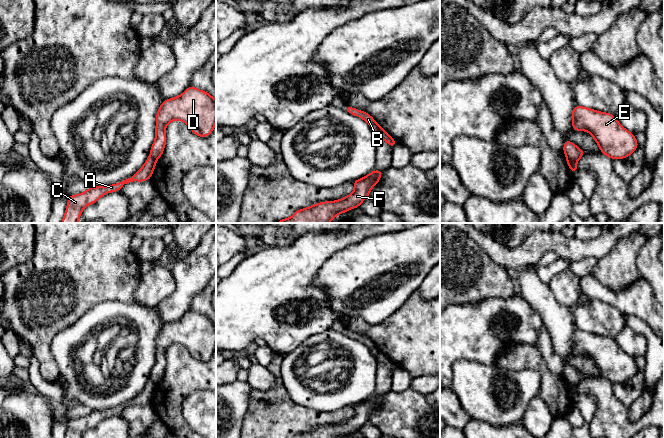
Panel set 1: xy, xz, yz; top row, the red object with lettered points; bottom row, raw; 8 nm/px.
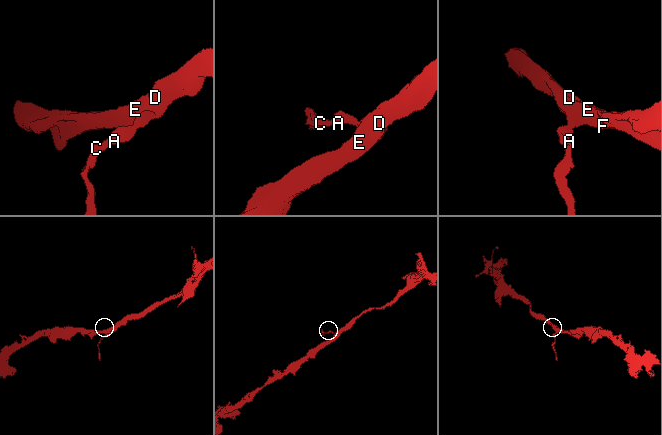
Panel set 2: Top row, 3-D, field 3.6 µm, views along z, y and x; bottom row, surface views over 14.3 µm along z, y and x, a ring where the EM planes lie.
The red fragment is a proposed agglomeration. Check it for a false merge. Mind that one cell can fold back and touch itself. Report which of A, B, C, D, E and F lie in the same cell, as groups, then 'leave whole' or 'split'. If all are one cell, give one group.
A B C / D E F; split

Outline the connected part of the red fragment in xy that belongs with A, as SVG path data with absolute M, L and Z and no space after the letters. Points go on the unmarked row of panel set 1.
M149 380L144 389L130 402L113 409L89 411L84 417L68 420L68 428L65 438L81 438L82 434L90 428L97 426L104 418L119 416L121 412L130 406L143 406L151 403L155 393L156 384Z

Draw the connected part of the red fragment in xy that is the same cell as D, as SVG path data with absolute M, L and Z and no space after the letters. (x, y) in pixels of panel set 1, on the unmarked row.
M189 310L181 319L164 324L156 338L155 365L150 375L155 384L163 378L167 365L165 353L174 344L186 347L199 361L209 360L215 353L216 323L203 314Z

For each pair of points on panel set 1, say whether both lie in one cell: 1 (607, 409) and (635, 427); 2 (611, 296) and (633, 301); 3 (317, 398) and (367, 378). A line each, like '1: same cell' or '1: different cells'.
1: same cell
2: same cell
3: same cell

